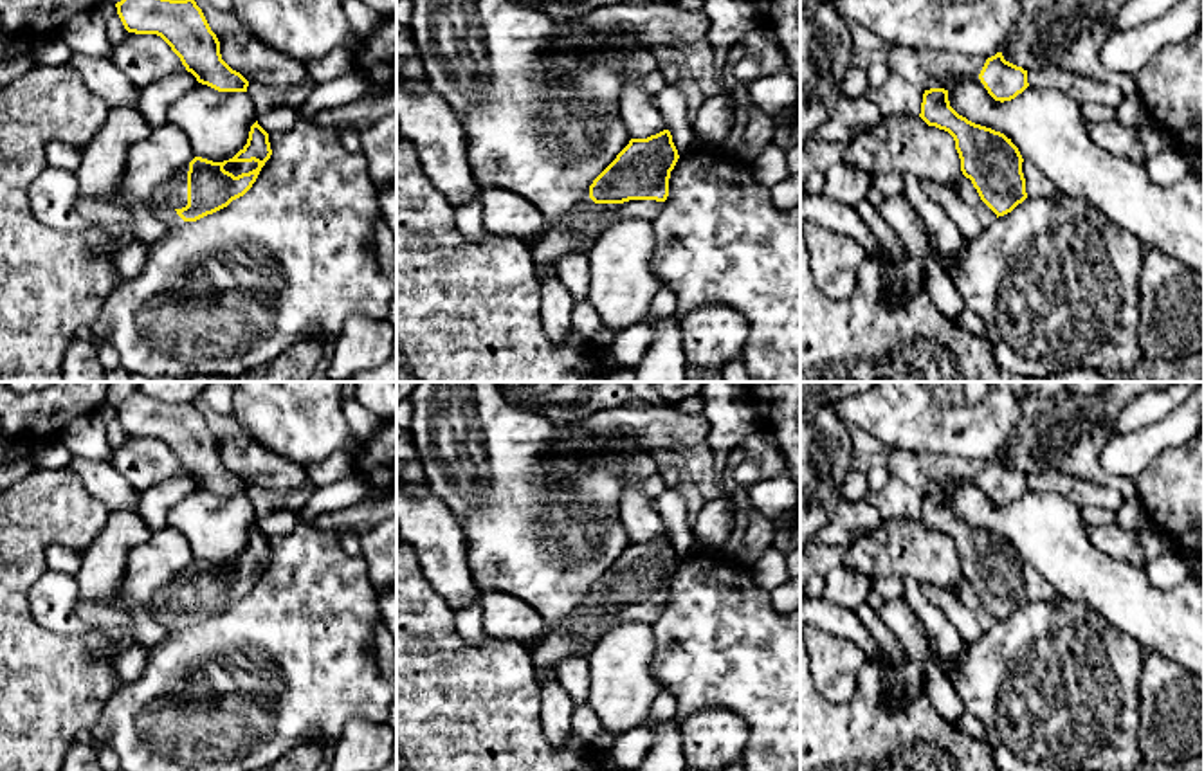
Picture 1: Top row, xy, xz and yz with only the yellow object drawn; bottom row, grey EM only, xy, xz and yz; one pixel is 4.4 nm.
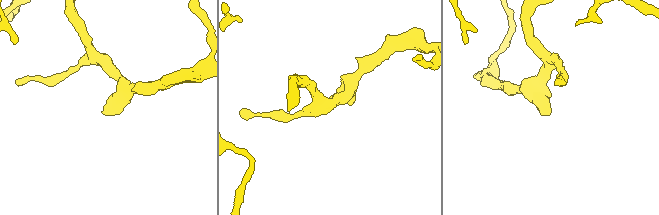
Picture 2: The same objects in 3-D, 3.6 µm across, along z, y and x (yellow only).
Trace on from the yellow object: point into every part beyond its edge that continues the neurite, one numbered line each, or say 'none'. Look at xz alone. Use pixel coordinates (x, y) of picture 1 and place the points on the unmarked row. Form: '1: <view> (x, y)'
1: xz (577, 636)

